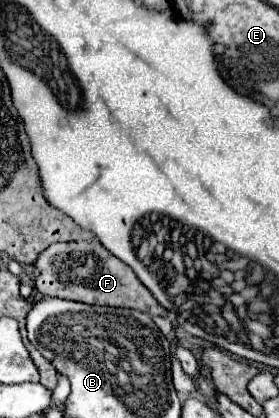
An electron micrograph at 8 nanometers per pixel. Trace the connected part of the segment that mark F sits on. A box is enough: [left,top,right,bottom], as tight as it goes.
[36,240,168,316]

